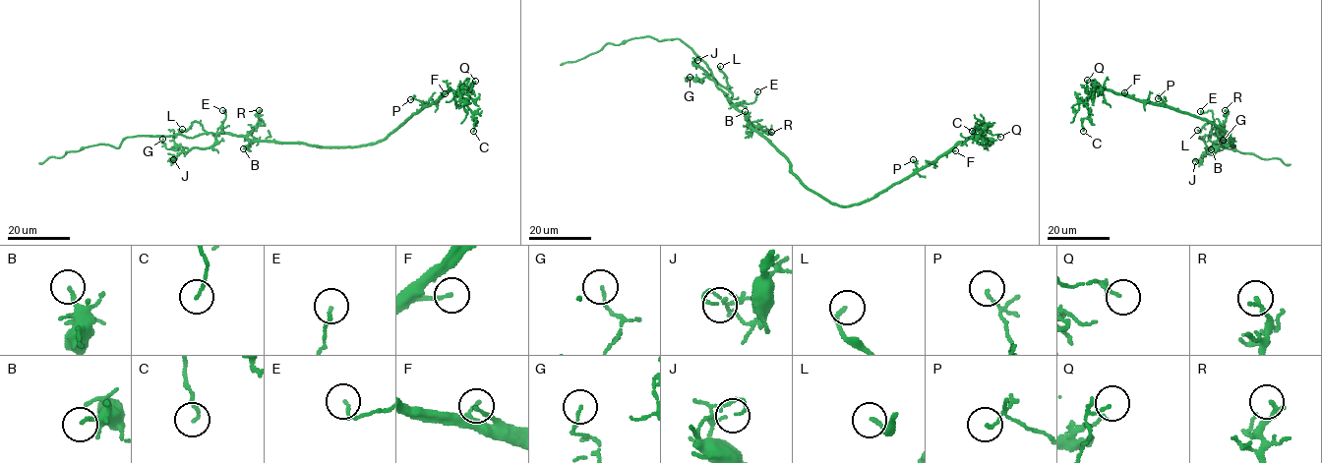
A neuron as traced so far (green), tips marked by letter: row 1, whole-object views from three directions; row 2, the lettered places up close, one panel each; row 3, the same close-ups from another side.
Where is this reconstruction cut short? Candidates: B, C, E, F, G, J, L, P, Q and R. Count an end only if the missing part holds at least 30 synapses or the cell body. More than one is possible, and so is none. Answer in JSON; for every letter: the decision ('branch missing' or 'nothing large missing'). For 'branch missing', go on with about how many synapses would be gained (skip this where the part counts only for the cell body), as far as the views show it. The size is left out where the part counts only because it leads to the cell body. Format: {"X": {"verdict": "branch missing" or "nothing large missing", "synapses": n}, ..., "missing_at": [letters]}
{"B": {"verdict": "nothing large missing"}, "C": {"verdict": "nothing large missing"}, "E": {"verdict": "nothing large missing"}, "F": {"verdict": "nothing large missing"}, "G": {"verdict": "nothing large missing"}, "J": {"verdict": "nothing large missing"}, "L": {"verdict": "nothing large missing"}, "P": {"verdict": "nothing large missing"}, "Q": {"verdict": "nothing large missing"}, "R": {"verdict": "nothing large missing"}, "missing_at": []}

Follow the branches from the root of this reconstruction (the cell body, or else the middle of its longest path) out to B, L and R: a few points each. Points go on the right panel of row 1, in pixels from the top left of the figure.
B: (1225, 143), (1221, 141), (1211, 149)
L: (1225, 143), (1219, 136), (1222, 134), (1211, 134), (1210, 122), (1200, 132), (1197, 130)
R: (1225, 143), (1222, 143), (1228, 134), (1223, 130), (1225, 110)

